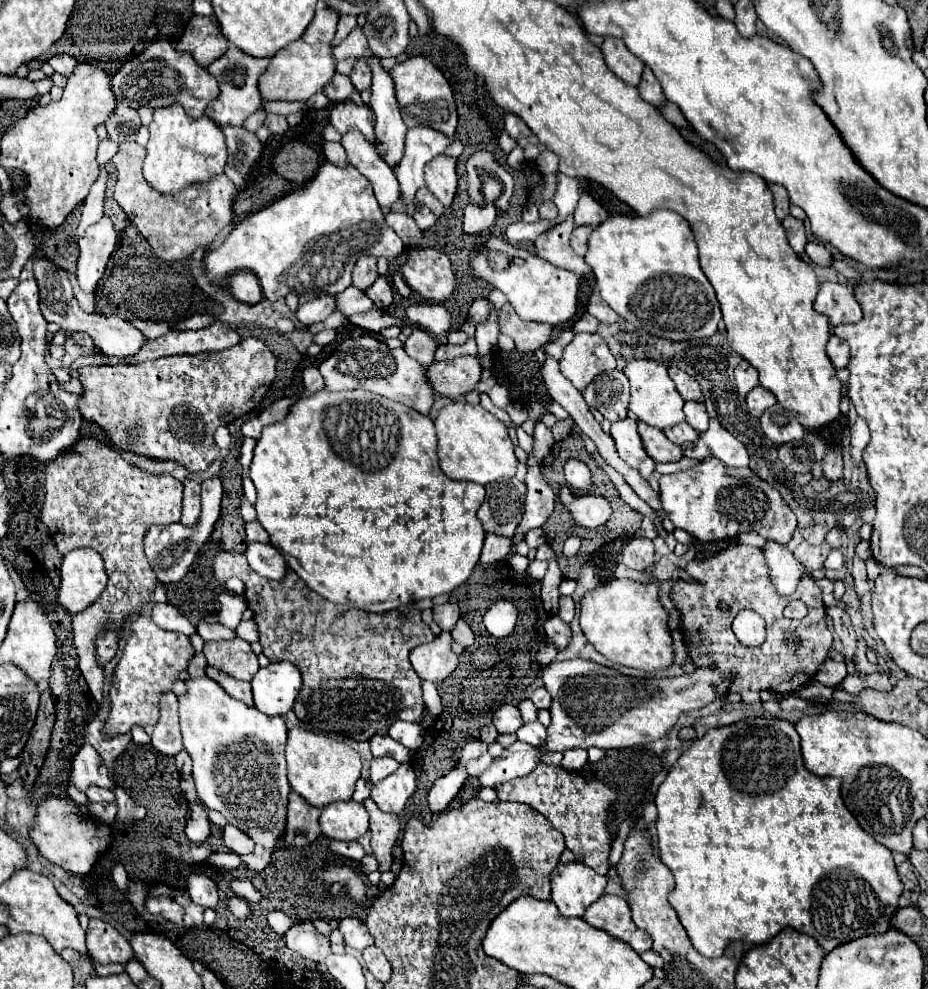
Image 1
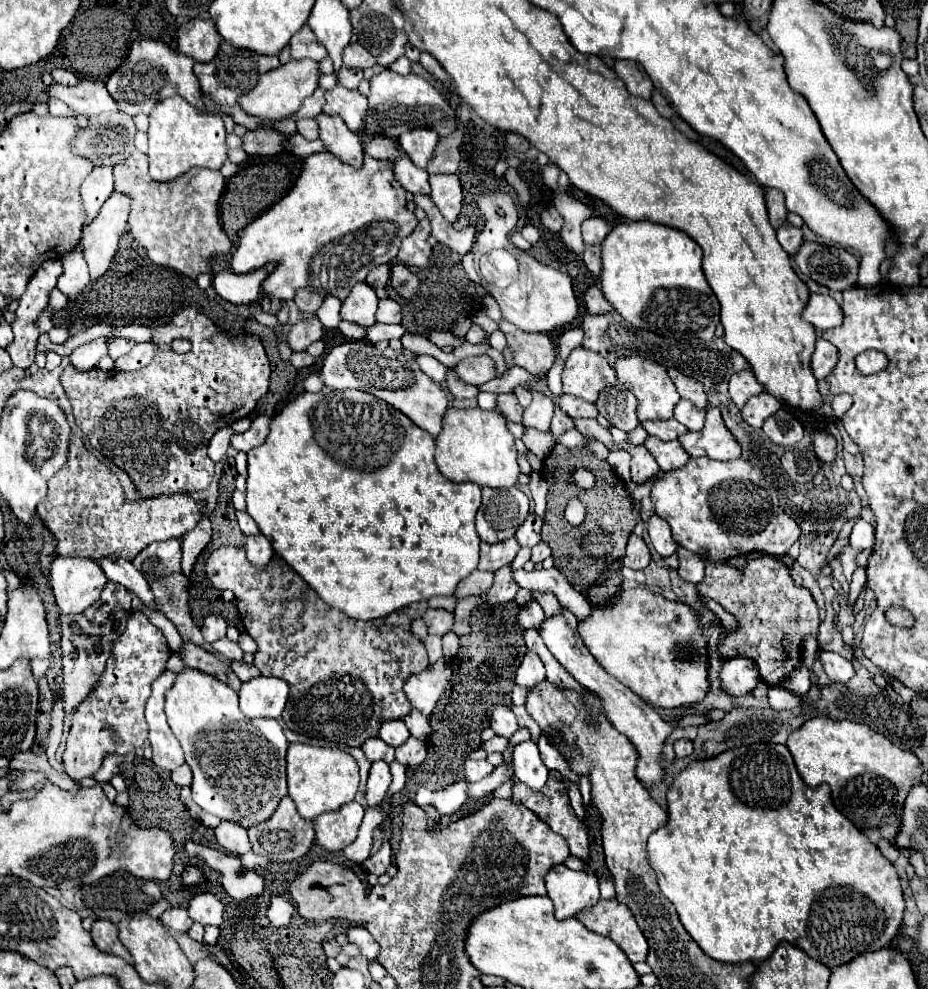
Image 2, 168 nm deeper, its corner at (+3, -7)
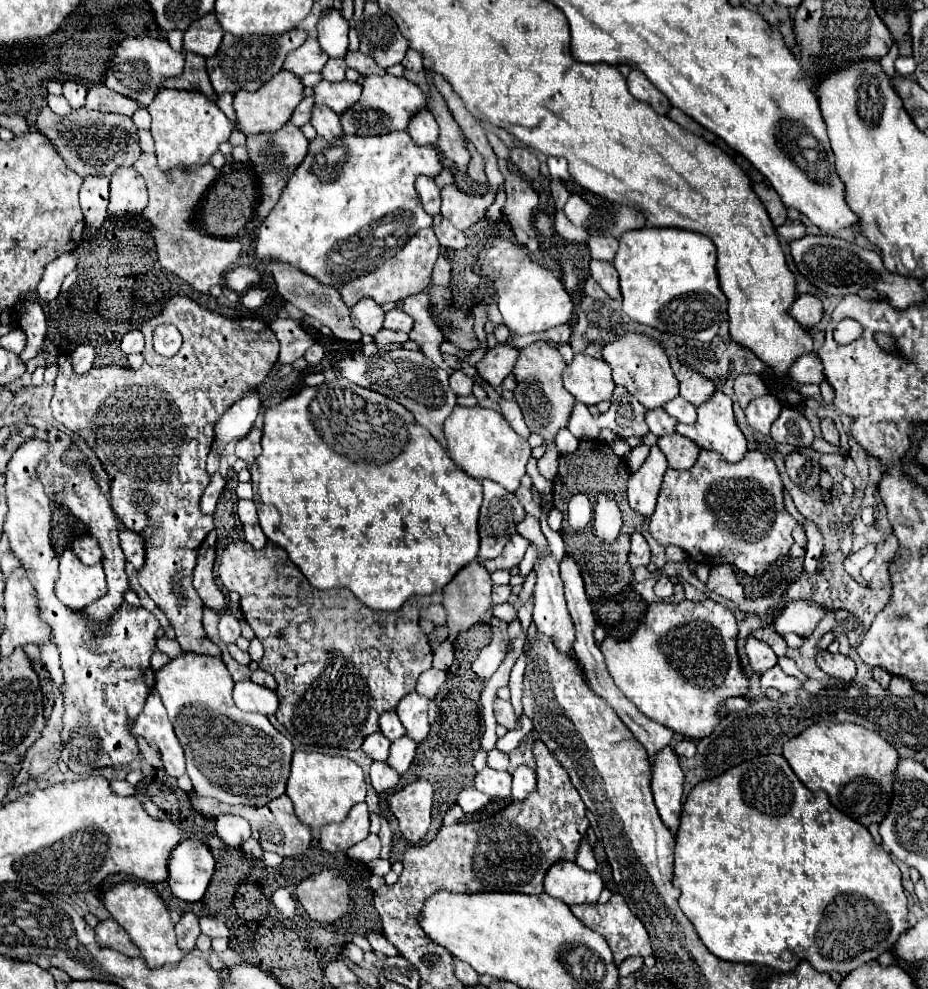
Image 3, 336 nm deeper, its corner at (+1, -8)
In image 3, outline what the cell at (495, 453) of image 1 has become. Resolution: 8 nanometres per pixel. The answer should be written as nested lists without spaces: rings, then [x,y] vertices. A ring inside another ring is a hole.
[[[455,407],[453,413],[445,419],[443,425],[447,443],[449,443],[449,455],[457,463],[459,469],[463,469],[467,475],[475,479],[491,479],[503,485],[507,491],[515,493],[521,485],[521,477],[525,475],[527,461],[531,457],[531,445],[527,439],[519,437],[505,417],[495,409],[485,407]]]

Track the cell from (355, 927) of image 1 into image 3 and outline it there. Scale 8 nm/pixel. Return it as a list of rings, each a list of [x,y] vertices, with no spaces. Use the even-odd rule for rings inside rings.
[[[371,933],[367,939],[369,939],[373,951],[379,951],[383,955],[399,955],[399,951],[381,933]]]

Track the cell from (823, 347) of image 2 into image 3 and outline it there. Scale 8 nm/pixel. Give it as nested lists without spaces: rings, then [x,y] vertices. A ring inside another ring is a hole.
[[[815,353],[809,355],[801,355],[795,365],[789,367],[789,379],[799,383],[799,385],[807,385],[807,383],[821,383],[825,379],[823,373],[823,365],[819,361],[819,357]]]

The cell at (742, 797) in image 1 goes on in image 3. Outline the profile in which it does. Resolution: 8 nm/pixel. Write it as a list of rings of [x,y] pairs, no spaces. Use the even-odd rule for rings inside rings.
[[[761,755],[749,763],[741,763],[727,773],[715,777],[715,781],[703,781],[703,785],[697,785],[681,813],[681,827],[677,833],[675,841],[675,879],[673,885],[681,889],[679,905],[687,919],[693,923],[697,929],[701,941],[705,947],[713,953],[719,955],[725,961],[733,963],[755,963],[755,965],[765,965],[775,969],[777,973],[789,973],[793,971],[801,961],[809,961],[815,971],[819,973],[849,973],[873,959],[877,959],[881,953],[891,951],[893,943],[899,939],[899,935],[909,927],[907,921],[907,897],[901,885],[901,871],[889,857],[889,853],[877,845],[867,831],[867,827],[859,825],[855,819],[847,817],[839,809],[835,809],[829,803],[827,793],[819,791],[817,795],[811,793],[799,779],[797,775],[789,769],[789,763],[785,761],[783,755]],[[789,951],[791,959],[781,959],[781,955]]]

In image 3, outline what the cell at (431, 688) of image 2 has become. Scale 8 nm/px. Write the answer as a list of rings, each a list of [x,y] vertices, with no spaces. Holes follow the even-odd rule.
[[[409,693],[409,697],[403,697],[403,701],[397,705],[397,715],[405,727],[405,735],[415,743],[421,743],[429,735],[427,707],[429,699],[417,693]]]

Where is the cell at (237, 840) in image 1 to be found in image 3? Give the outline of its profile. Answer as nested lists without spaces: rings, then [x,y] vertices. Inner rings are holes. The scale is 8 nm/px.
[[[229,813],[217,815],[215,829],[217,829],[217,835],[229,847],[241,847],[241,843],[247,841],[247,837],[251,837],[251,829],[249,829],[247,821],[239,815],[229,815]]]

